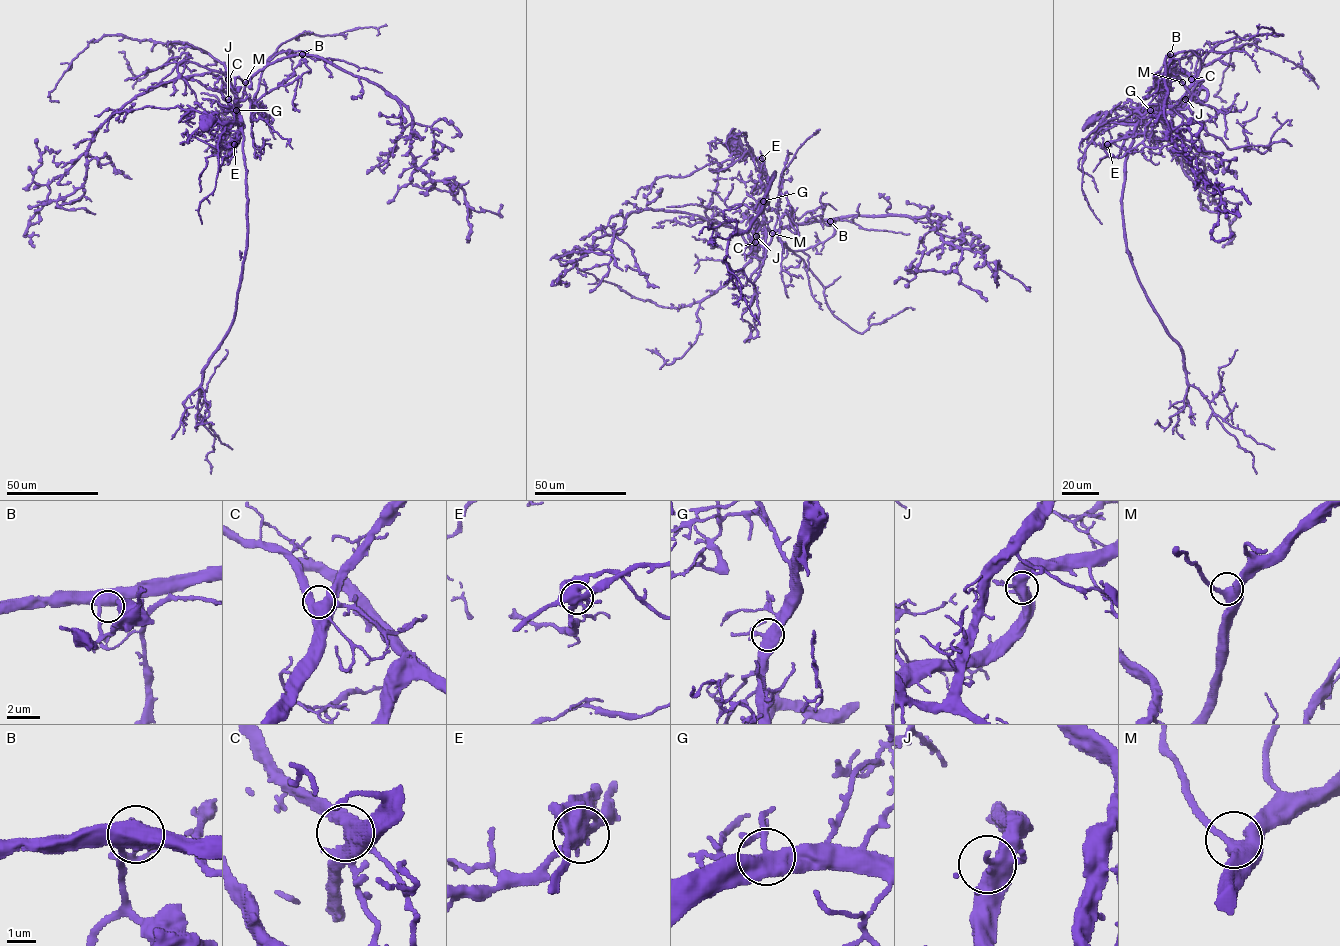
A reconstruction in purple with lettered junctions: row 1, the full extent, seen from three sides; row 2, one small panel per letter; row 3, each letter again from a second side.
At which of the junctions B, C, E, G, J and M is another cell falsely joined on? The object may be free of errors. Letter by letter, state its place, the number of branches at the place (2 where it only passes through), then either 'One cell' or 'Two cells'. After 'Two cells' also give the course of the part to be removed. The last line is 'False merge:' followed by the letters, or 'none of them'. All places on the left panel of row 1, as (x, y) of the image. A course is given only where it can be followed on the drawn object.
B: Place: (302, 54). Branches: 3. One cell
C: Place: (228, 79). Branches: 4. One cell
E: Place: (234, 144). Branches: 5. Two cells
G: Place: (236, 110). Branches: 4. One cell
J: Place: (228, 99). Branches: 4. One cell
M: Place: (245, 82). Branches: 3. One cell
False merge: E

